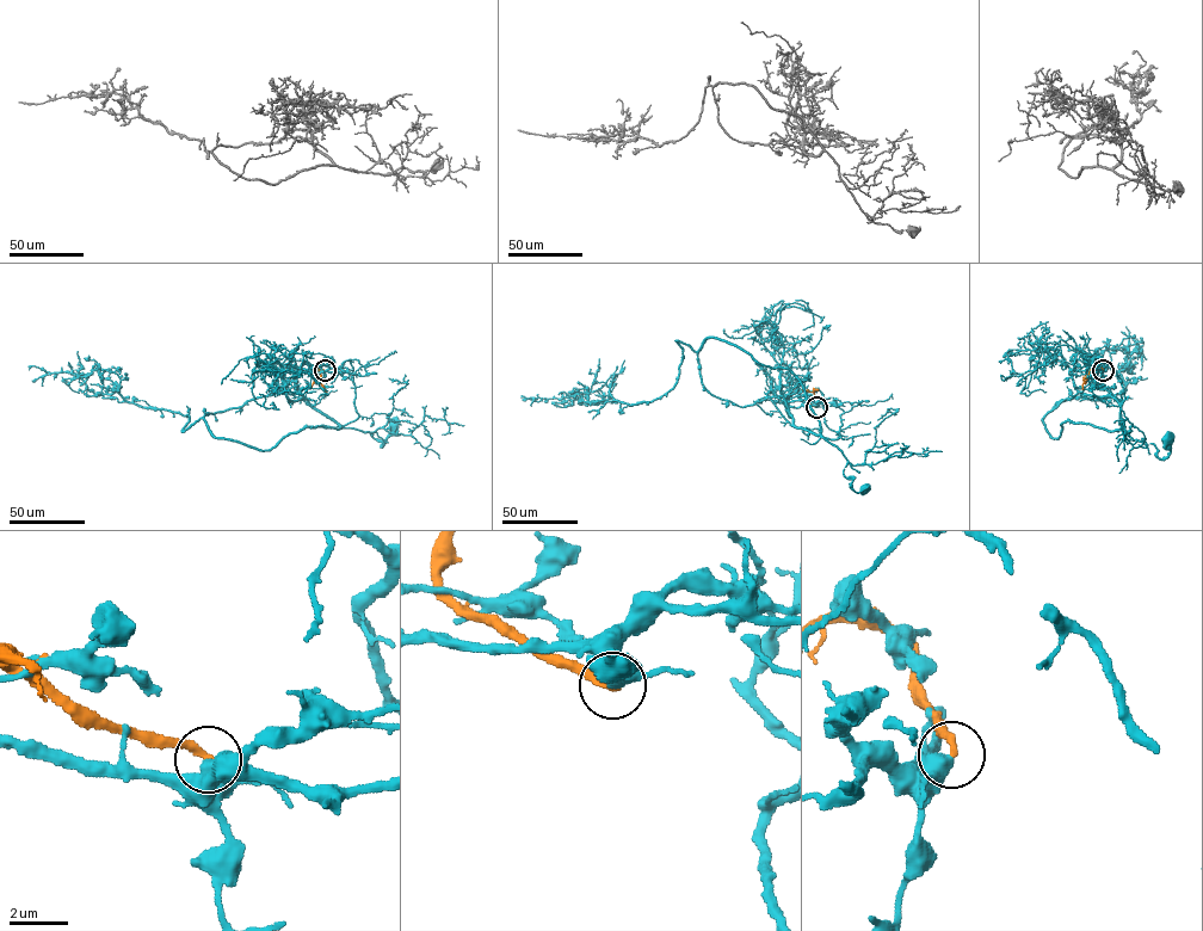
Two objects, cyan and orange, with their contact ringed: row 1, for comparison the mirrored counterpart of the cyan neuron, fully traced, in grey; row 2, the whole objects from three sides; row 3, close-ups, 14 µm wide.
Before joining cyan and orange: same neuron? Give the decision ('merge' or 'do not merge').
do not merge

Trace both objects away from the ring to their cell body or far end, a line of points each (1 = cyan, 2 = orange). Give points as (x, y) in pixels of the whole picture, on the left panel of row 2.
1: (324, 370), (304, 364), (294, 377), (294, 387), (314, 407), (345, 427), (370, 431), (382, 446), (394, 424)
2: (324, 370), (314, 365), (326, 392)

